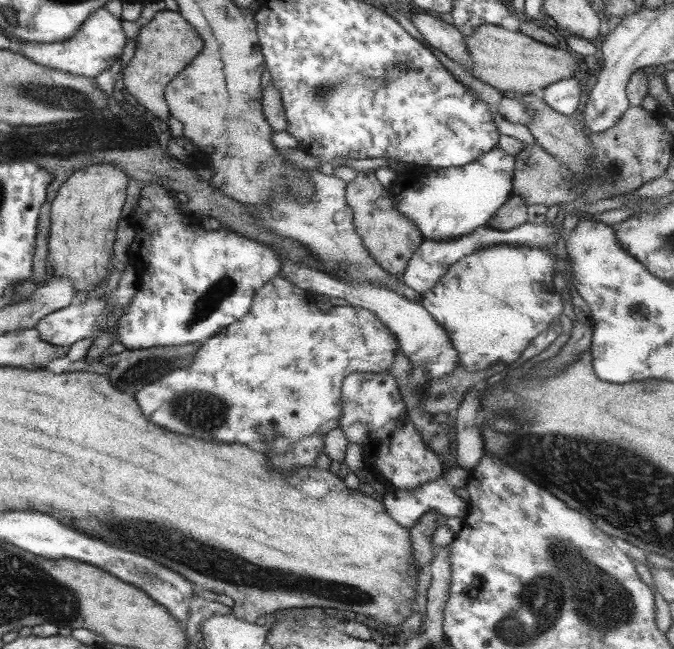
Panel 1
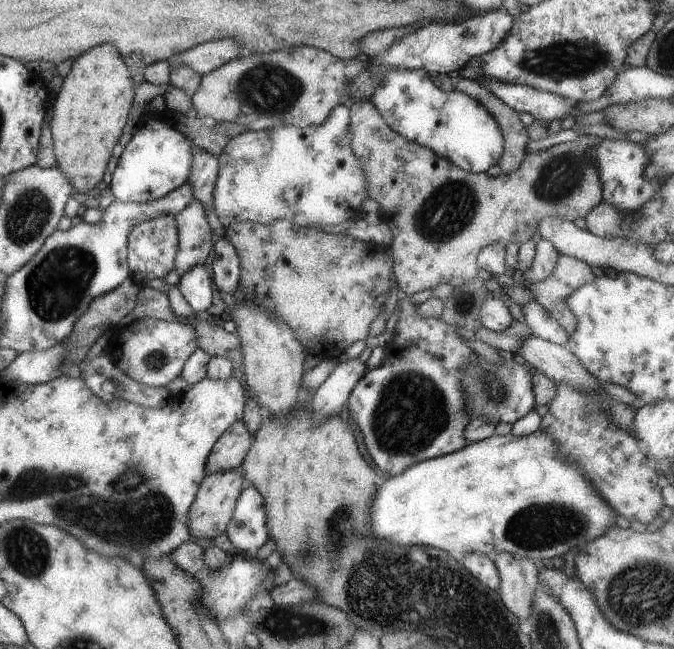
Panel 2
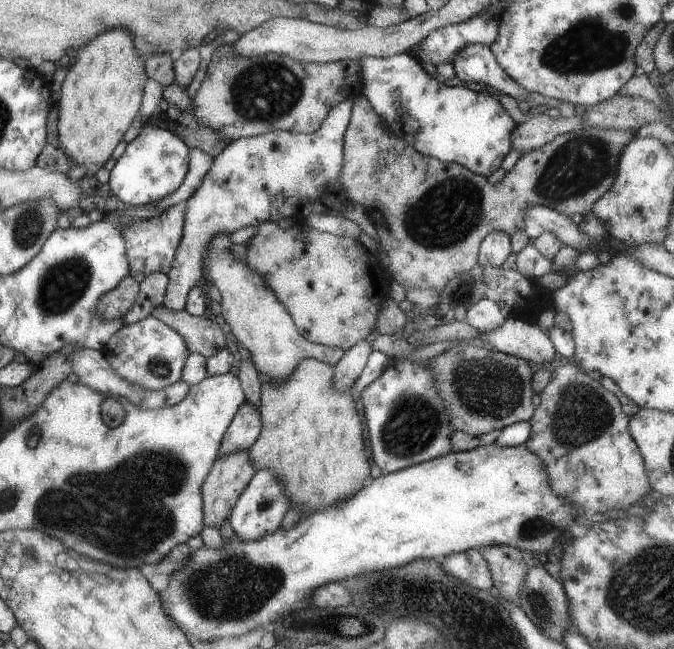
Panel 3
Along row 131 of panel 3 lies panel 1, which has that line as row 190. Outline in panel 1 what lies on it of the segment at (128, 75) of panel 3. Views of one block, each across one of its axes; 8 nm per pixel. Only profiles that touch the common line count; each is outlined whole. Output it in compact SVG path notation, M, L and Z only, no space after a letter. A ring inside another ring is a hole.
M89 165L71 174L50 202L48 264L51 275L69 279L74 292L93 291L111 268L109 260L127 185L128 177L115 165Z

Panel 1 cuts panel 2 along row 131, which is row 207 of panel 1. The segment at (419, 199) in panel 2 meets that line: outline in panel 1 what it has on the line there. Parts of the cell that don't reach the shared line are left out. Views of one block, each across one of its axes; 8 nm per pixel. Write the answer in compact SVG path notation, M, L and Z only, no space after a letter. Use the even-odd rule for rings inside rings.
M356 171L356 176L346 184L345 202L352 210L352 222L361 238L361 244L369 252L381 270L390 275L401 274L406 267L409 257L423 242L421 232L409 222L397 208L393 208L393 198L387 188L383 188L375 178L373 171Z

